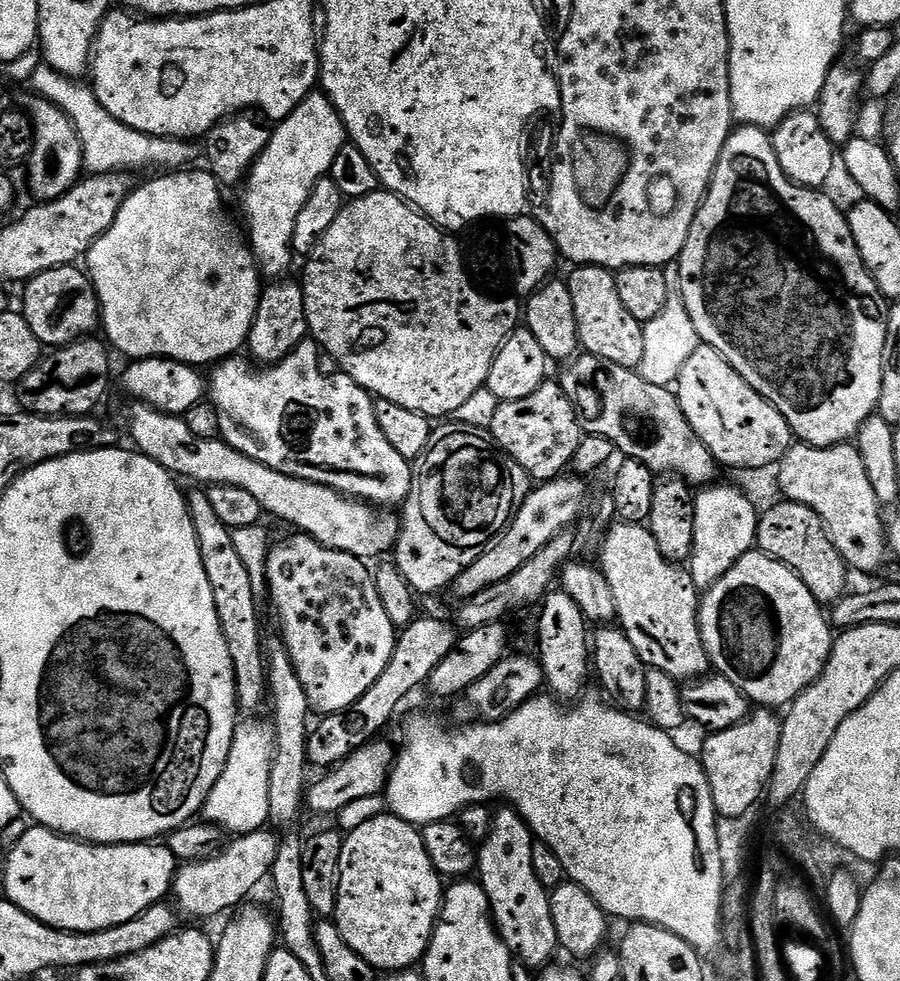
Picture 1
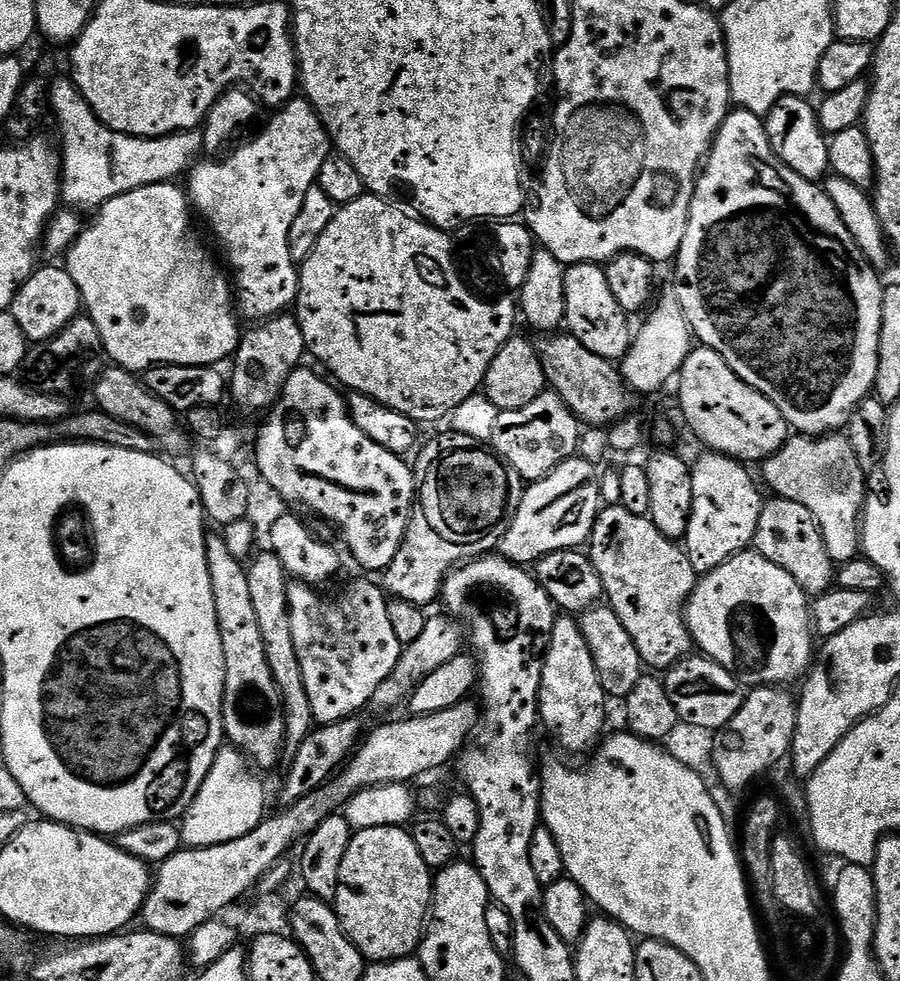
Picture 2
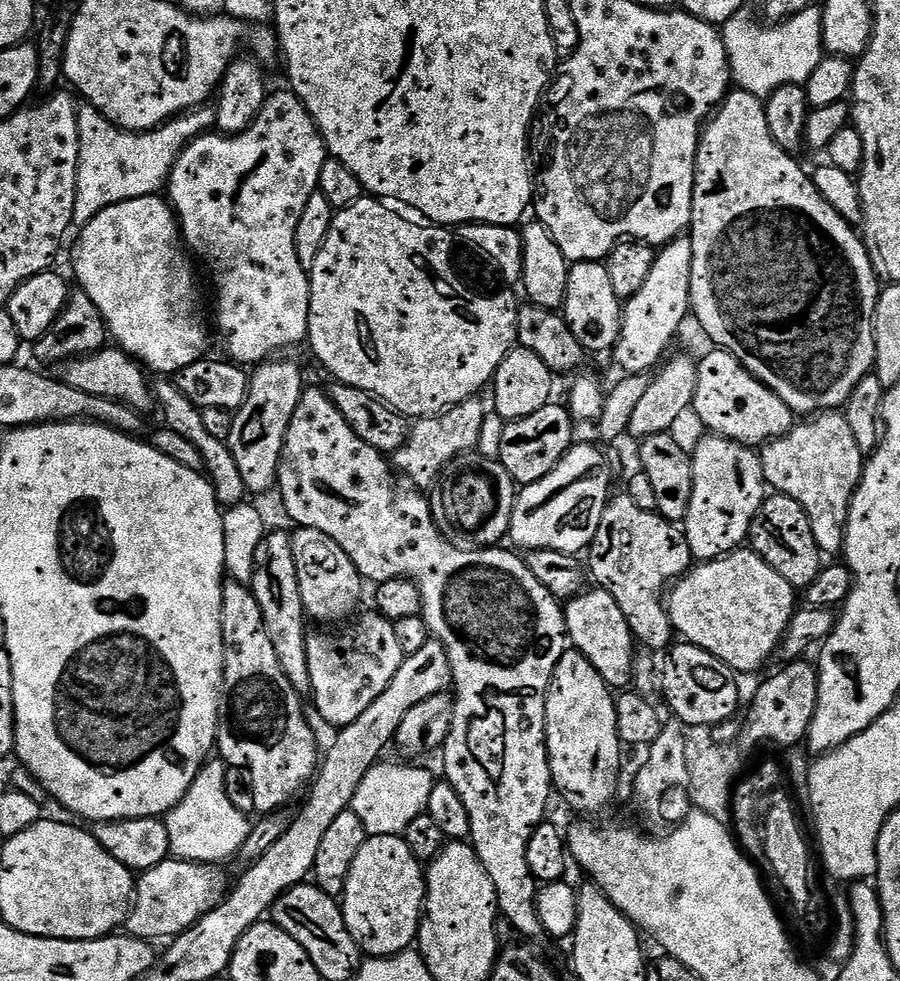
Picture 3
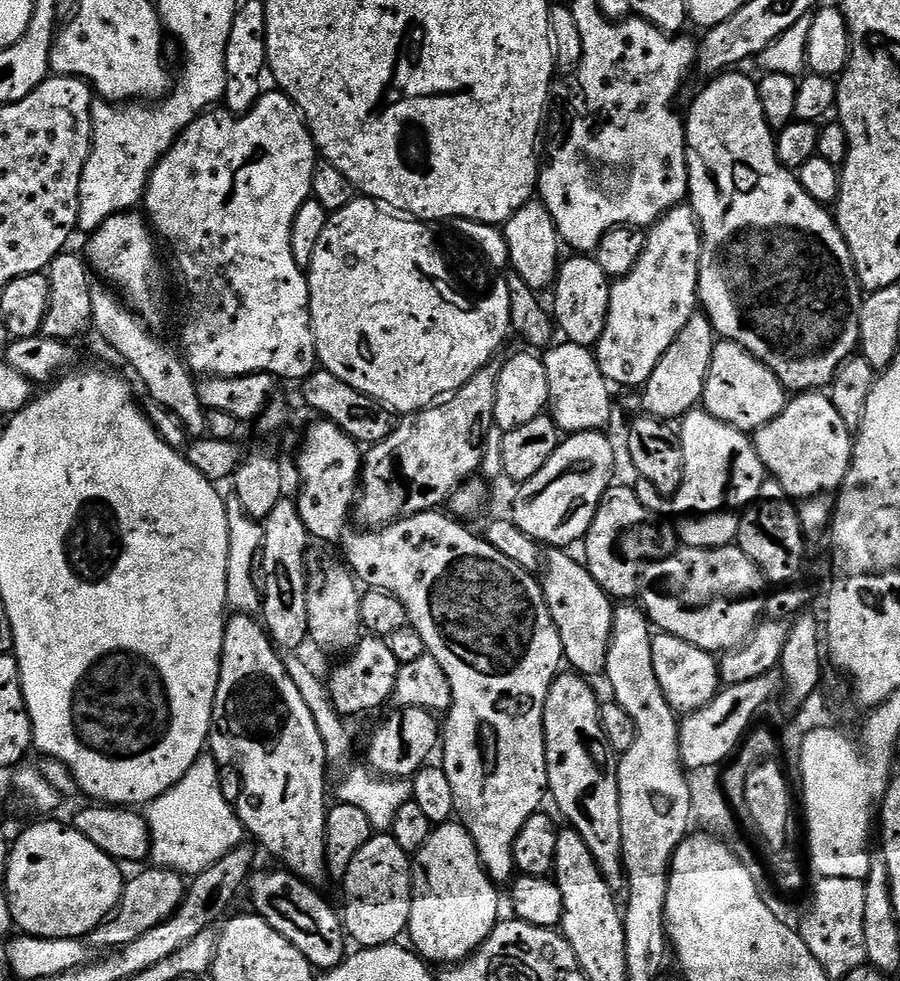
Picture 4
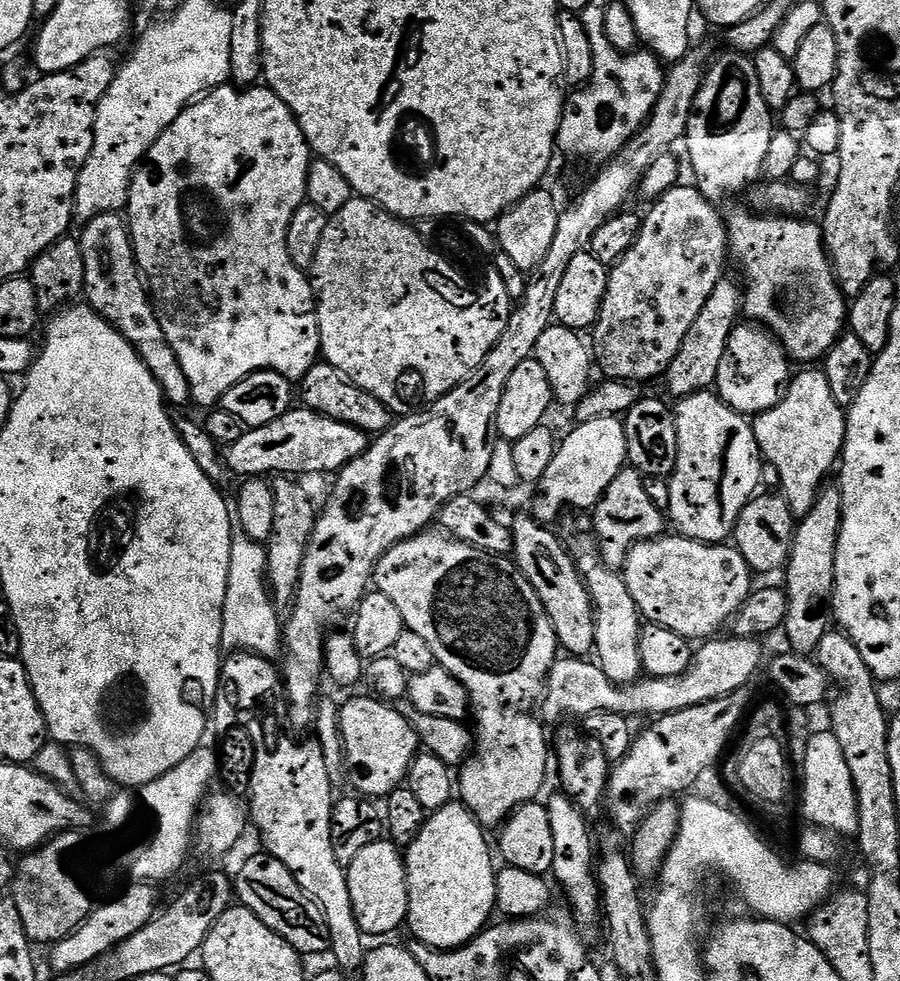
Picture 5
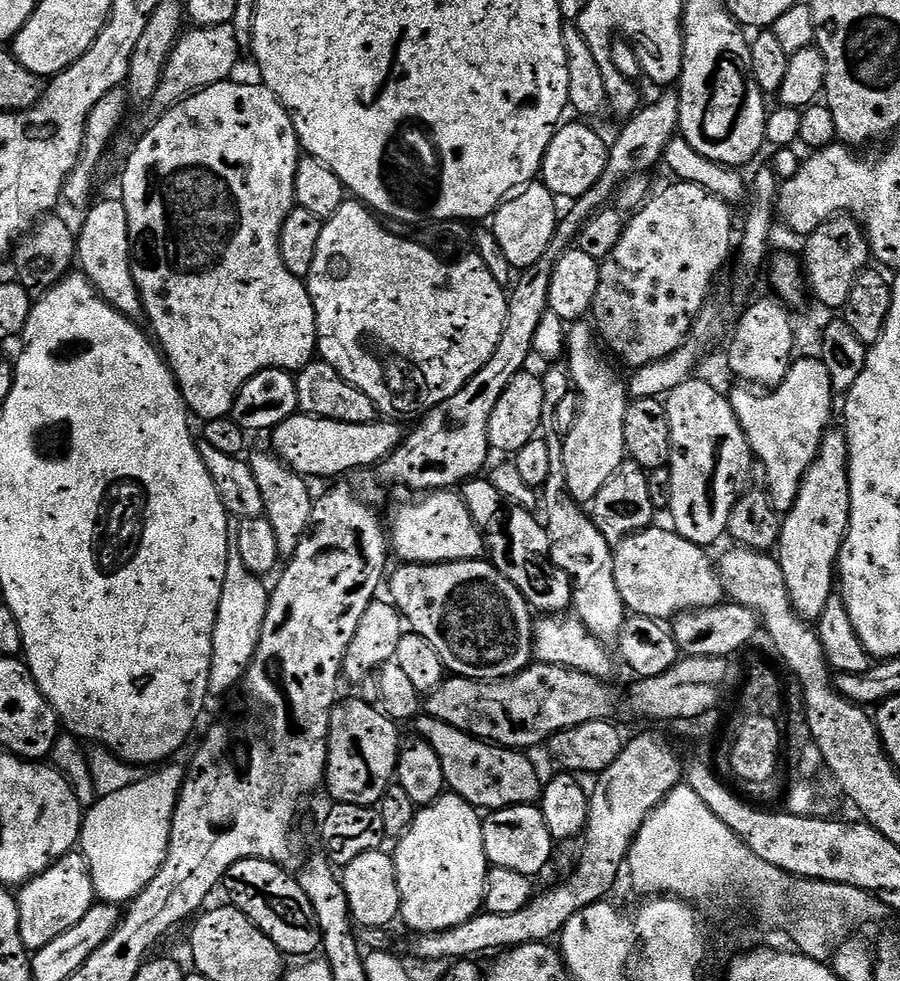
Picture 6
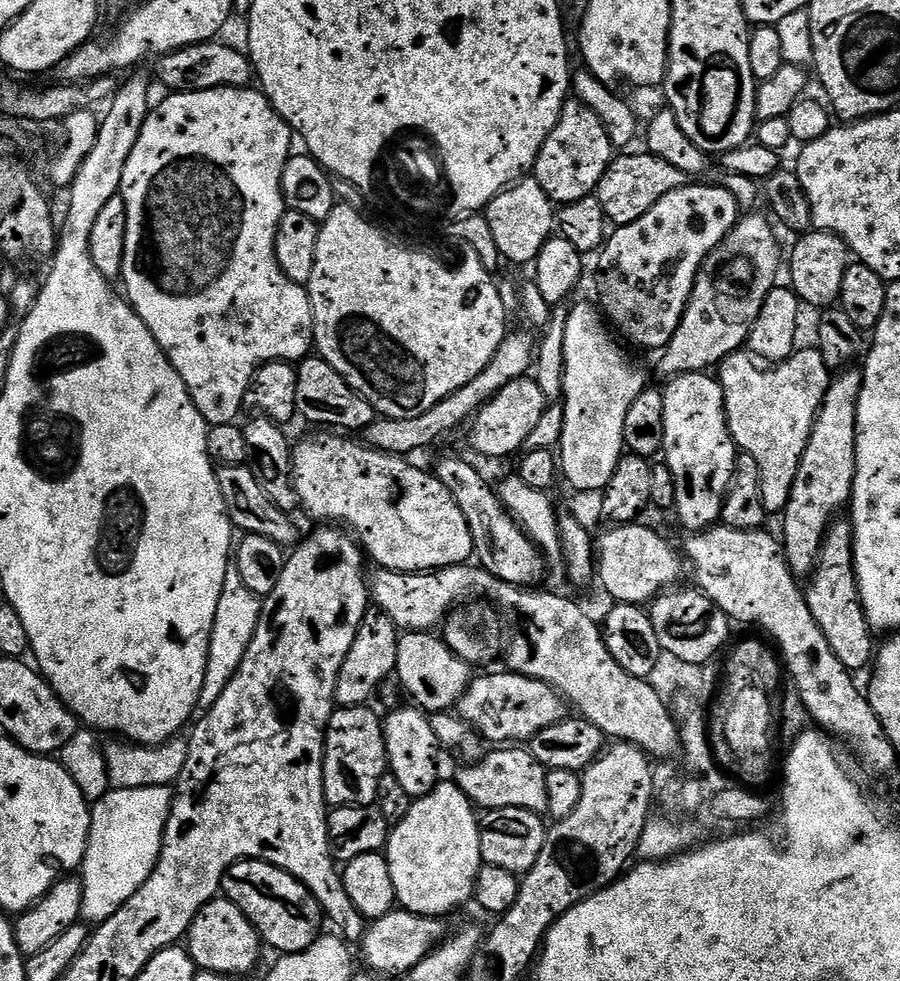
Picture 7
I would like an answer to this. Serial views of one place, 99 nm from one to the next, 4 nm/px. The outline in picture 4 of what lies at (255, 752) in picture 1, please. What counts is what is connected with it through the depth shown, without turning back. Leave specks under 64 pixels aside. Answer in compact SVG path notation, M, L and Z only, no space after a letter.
M201 754L186 774L169 792L153 800L146 808L146 819L152 831L153 865L170 868L181 874L195 874L218 862L230 850L241 847L246 833L237 809L220 789L217 757Z

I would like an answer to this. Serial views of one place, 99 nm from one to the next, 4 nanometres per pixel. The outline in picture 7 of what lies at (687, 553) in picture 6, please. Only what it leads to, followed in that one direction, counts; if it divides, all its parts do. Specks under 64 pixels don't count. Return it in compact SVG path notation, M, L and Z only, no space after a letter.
M633 522L631 524L621 524L619 526L612 526L609 532L604 532L601 536L598 536L598 584L605 588L613 597L613 601L619 602L621 604L639 604L641 606L647 605L649 602L656 599L656 597L663 592L665 589L671 589L673 585L676 584L675 580L680 576L680 560L682 564L682 556L679 551L676 552L672 549L672 544L668 540L663 540L658 533L652 528L647 528L646 525L640 524L641 522Z

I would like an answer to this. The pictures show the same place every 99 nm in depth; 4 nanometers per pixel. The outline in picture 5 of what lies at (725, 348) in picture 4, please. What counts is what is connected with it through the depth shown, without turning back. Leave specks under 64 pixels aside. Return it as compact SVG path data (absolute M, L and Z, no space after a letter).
M738 326L726 342L726 354L722 354L722 366L718 366L718 378L714 388L724 403L748 418L778 406L788 393L790 383L790 357L779 340L763 327Z

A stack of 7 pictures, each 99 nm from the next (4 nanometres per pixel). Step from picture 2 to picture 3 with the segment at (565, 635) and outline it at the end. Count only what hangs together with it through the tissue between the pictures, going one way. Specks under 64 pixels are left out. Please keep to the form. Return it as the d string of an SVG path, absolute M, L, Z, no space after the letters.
M565 650L552 671L548 697L544 703L544 741L548 747L548 765L552 775L552 787L576 812L600 812L612 804L616 787L620 784L620 748L622 741L618 734L616 696L608 683L590 666L582 653Z

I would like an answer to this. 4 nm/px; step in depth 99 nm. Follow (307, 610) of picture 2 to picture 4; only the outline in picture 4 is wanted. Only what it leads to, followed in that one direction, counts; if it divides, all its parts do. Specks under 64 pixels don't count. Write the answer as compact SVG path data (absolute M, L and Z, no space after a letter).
M365 635L351 653L345 664L340 664L332 672L332 677L327 677L326 683L329 694L337 711L344 718L360 716L363 712L372 712L384 703L393 699L396 679L399 677L401 662L394 654L391 643L387 639Z

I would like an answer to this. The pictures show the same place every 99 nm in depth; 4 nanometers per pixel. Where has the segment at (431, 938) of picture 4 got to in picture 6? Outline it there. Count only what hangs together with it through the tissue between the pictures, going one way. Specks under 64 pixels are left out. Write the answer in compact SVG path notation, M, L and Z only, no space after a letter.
M445 794L433 804L421 807L411 826L395 841L399 919L413 928L413 933L450 930L480 915L490 867L482 842L483 829L481 813L470 802Z

